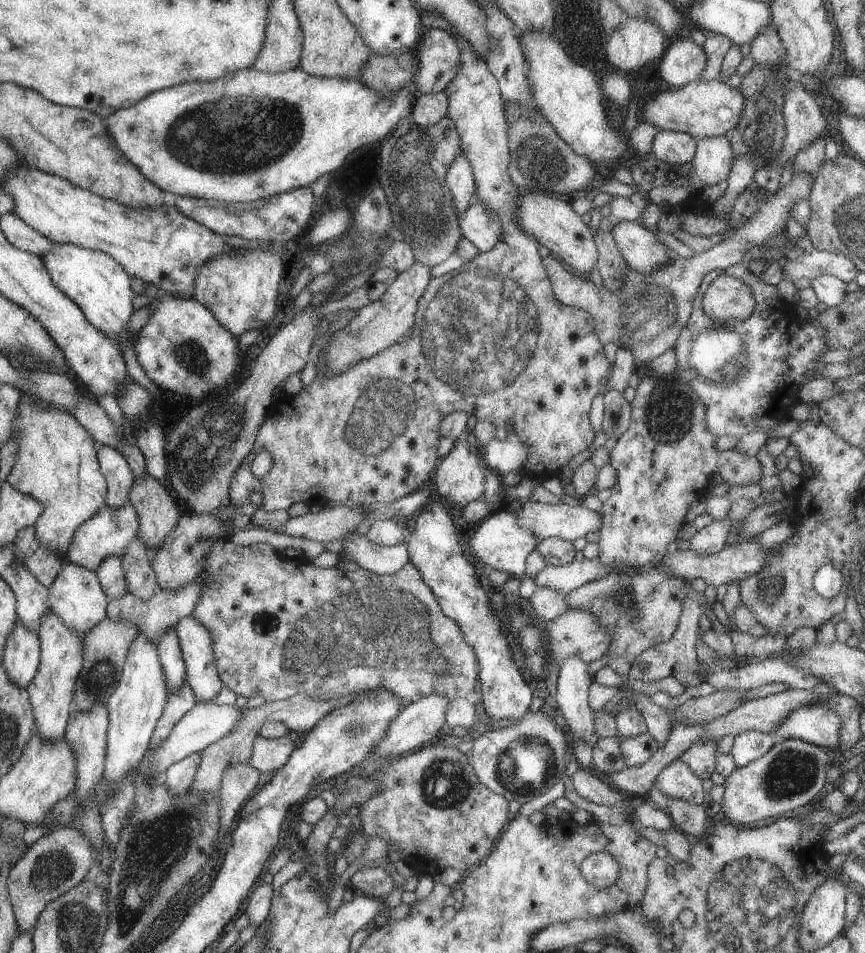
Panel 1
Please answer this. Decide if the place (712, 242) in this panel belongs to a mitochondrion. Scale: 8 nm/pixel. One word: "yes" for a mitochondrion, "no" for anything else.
no

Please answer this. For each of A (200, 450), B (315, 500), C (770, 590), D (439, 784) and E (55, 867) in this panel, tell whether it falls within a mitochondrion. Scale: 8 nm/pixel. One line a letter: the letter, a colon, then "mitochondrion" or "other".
A: mitochondrion
B: other
C: mitochondrion
D: mitochondrion
E: mitochondrion

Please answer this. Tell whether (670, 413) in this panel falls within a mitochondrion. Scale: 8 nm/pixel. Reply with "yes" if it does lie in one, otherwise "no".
yes

